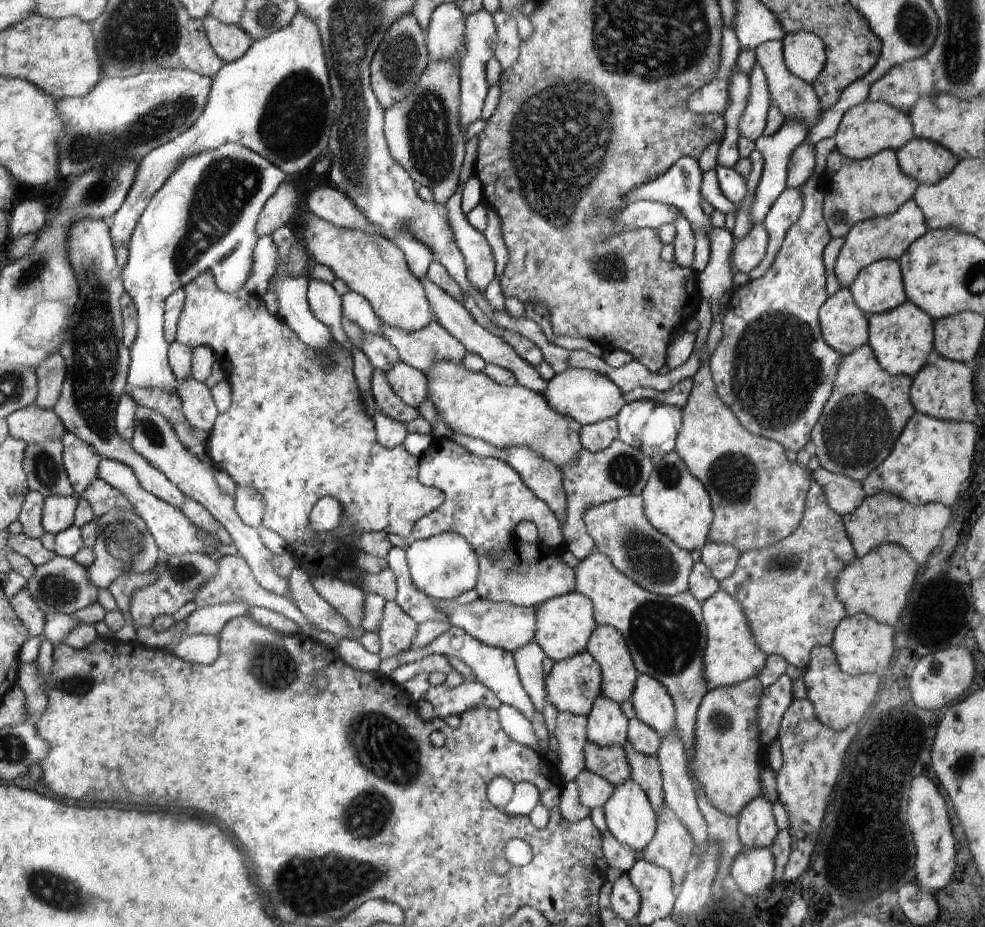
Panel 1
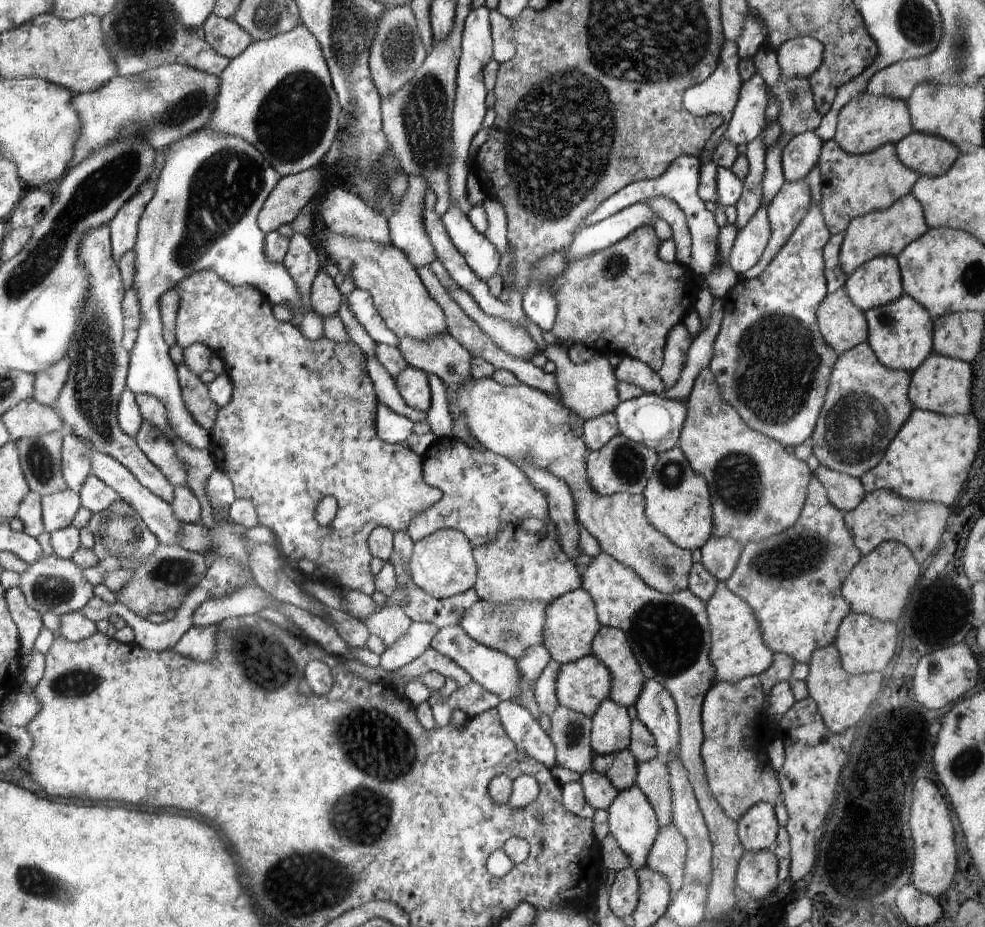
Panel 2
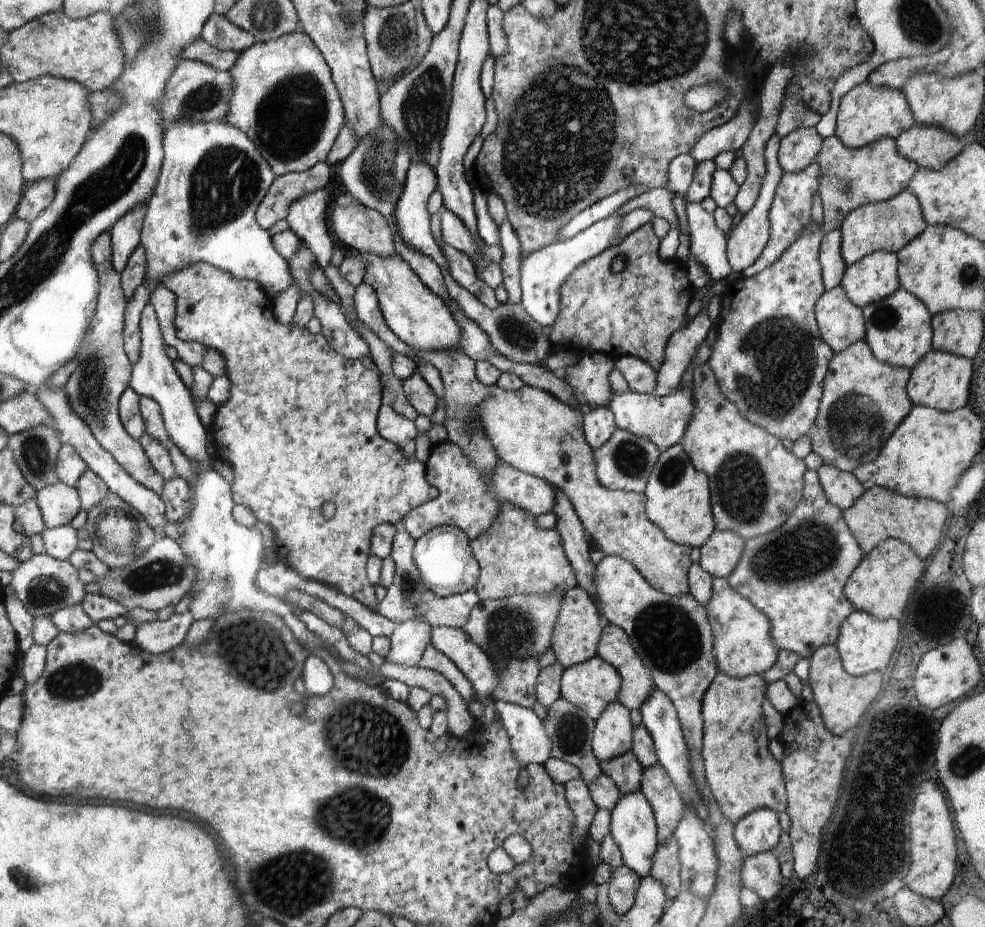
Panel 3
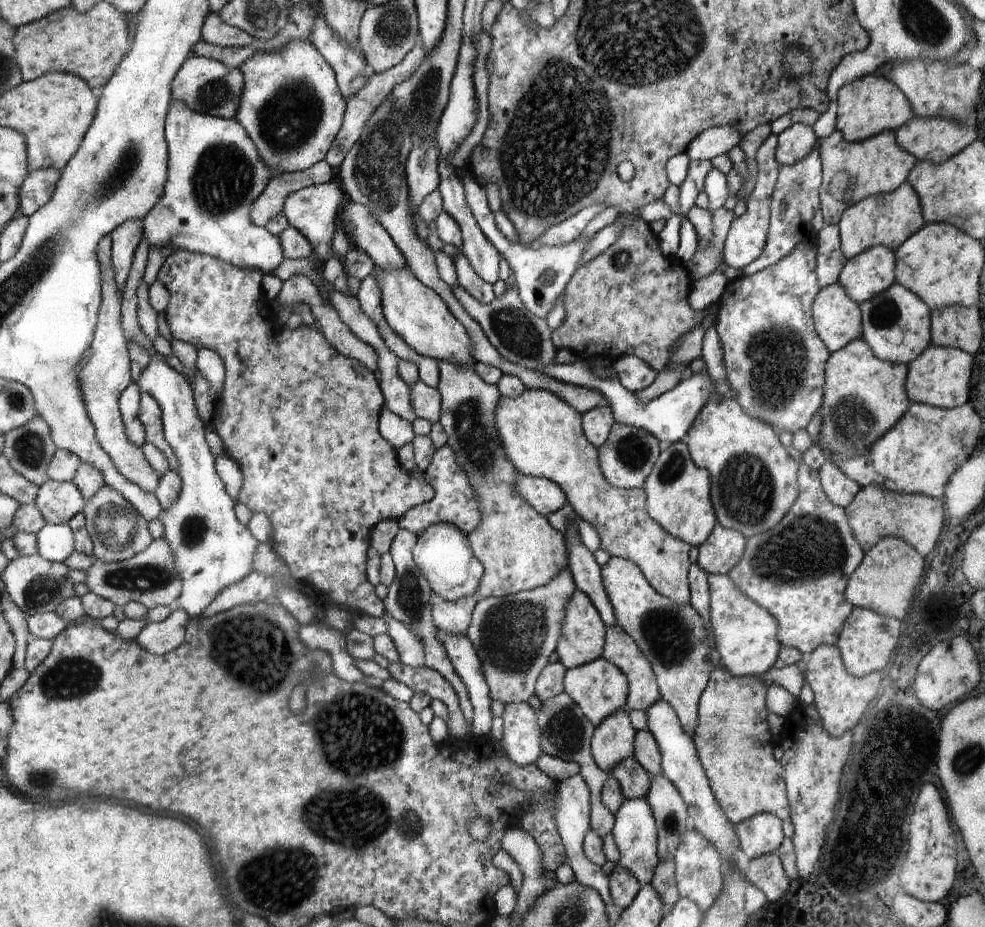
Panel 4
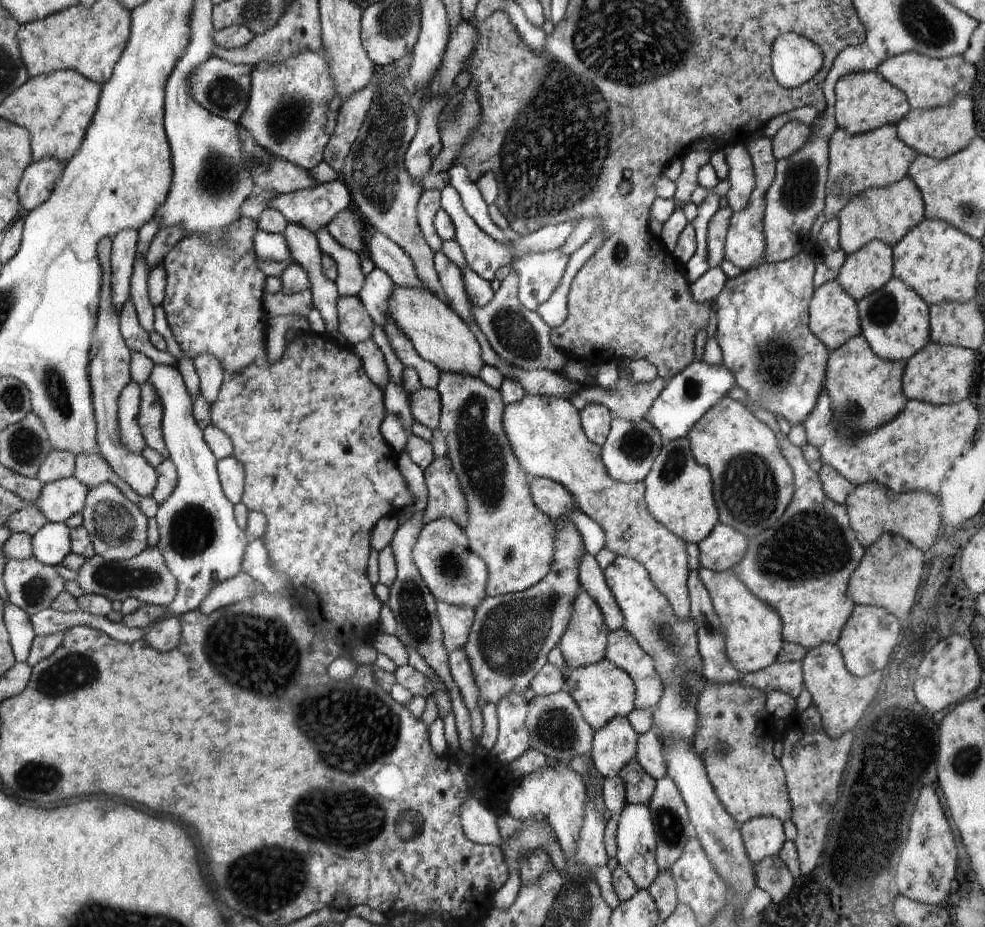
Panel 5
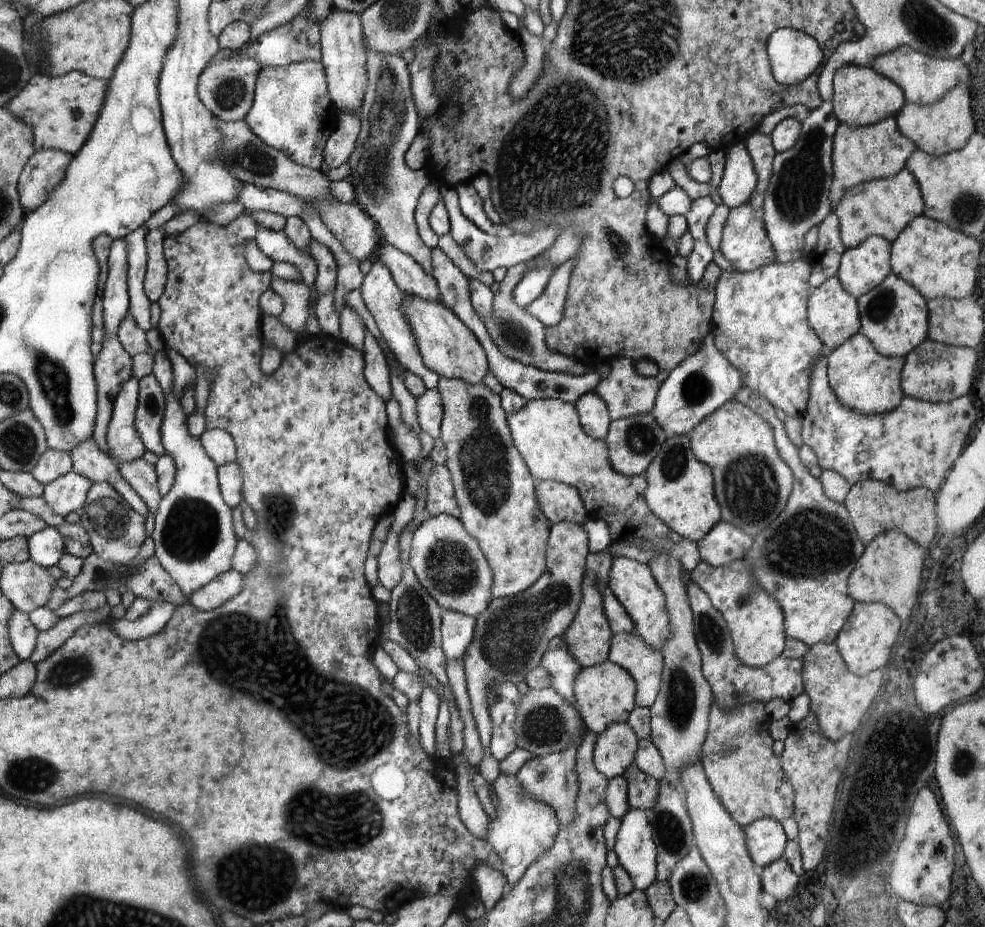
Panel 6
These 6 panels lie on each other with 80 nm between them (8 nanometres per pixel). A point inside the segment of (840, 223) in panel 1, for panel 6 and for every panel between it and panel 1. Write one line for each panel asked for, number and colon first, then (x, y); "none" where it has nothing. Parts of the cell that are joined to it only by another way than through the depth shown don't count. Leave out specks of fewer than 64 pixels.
2: (852, 185)
3: (849, 177)
4: (851, 170)
5: (857, 162)
6: (860, 154)

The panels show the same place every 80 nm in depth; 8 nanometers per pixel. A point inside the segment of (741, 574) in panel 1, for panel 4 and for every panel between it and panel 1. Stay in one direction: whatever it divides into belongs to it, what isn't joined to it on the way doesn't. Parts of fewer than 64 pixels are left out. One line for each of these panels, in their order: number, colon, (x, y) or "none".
2: (791, 581)
3: (796, 574)
4: (799, 570)

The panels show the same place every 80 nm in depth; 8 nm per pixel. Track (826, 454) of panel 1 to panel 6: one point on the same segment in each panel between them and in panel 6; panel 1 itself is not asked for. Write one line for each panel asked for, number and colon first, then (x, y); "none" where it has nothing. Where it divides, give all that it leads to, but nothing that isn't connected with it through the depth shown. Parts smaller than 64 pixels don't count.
2: (866, 404)
3: (864, 400)
4: (864, 397)
5: (866, 391)
6: (863, 380)

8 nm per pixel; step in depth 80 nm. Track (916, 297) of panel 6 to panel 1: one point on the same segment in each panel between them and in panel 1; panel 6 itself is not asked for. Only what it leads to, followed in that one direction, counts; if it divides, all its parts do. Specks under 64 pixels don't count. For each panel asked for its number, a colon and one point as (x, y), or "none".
1: (902, 338)
2: (901, 333)
3: (898, 329)
4: (896, 324)
5: (894, 320)

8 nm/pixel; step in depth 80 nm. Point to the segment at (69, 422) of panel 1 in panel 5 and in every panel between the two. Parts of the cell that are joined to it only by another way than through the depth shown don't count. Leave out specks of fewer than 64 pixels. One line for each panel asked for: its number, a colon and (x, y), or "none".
2: (88, 404)
3: (100, 378)
4: (105, 373)
5: (109, 369)

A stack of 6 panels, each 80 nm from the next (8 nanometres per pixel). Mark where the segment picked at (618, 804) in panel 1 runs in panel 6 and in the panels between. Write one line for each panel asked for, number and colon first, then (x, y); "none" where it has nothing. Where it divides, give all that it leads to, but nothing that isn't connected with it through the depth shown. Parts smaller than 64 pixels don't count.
2: (632, 821)
3: (633, 826)
4: (634, 830)
5: (635, 840)
6: (636, 852)

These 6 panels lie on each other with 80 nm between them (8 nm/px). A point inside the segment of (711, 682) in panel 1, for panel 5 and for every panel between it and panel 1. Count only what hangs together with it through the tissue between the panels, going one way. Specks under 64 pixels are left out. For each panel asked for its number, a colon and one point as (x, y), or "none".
2: (737, 651)
3: (742, 644)
4: (746, 634)
5: (753, 630)

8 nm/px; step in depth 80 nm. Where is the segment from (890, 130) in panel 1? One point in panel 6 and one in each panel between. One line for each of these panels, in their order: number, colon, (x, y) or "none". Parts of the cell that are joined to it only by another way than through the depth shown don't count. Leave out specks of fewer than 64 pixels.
2: (867, 122)
3: (867, 113)
4: (872, 104)
5: (864, 101)
6: (861, 97)

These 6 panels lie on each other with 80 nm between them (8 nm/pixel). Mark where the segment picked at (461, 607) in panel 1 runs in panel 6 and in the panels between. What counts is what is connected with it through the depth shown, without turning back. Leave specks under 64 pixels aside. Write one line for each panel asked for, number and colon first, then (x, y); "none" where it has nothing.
2: (511, 628)
3: (514, 631)
4: (514, 635)
5: (511, 637)
6: (512, 634)

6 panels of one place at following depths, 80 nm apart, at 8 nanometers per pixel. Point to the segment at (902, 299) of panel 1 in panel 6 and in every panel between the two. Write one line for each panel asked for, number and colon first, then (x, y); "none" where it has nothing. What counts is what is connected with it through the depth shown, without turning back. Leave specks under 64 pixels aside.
2: (877, 282)
3: (874, 277)
4: (866, 275)
5: (867, 270)
6: (862, 268)

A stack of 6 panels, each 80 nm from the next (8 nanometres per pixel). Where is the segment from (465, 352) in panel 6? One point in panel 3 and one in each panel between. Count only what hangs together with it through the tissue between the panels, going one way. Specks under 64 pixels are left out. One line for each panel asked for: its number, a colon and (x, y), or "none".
3: (419, 318)
4: (412, 310)
5: (439, 336)

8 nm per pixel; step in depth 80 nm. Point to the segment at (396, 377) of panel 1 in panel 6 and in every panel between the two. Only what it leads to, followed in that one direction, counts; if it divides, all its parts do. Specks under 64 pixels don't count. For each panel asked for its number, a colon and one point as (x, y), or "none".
2: (412, 384)
3: (419, 394)
4: (426, 402)
5: (425, 405)
6: (429, 408)

